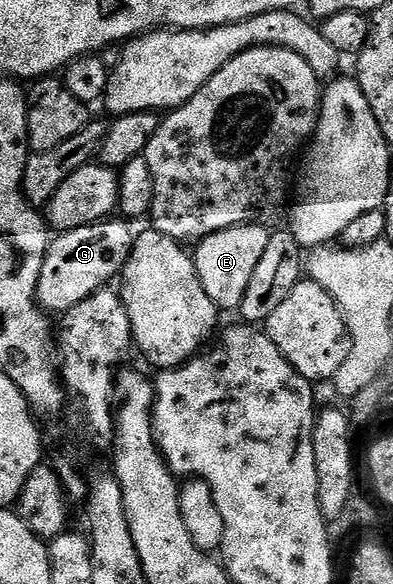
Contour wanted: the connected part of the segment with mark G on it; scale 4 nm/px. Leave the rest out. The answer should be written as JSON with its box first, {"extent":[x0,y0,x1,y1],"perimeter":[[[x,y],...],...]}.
{"extent":[36,217,135,313],"perimeter":[[[108,217],[97,223],[80,226],[78,229],[59,232],[48,244],[46,257],[42,263],[42,273],[38,277],[36,286],[36,301],[45,312],[63,313],[74,309],[74,305],[86,301],[86,297],[90,297],[95,291],[105,290],[111,284],[108,282],[116,279],[123,271],[124,265],[129,259],[129,253],[132,252],[135,234],[130,227],[131,224],[127,220]]]}

